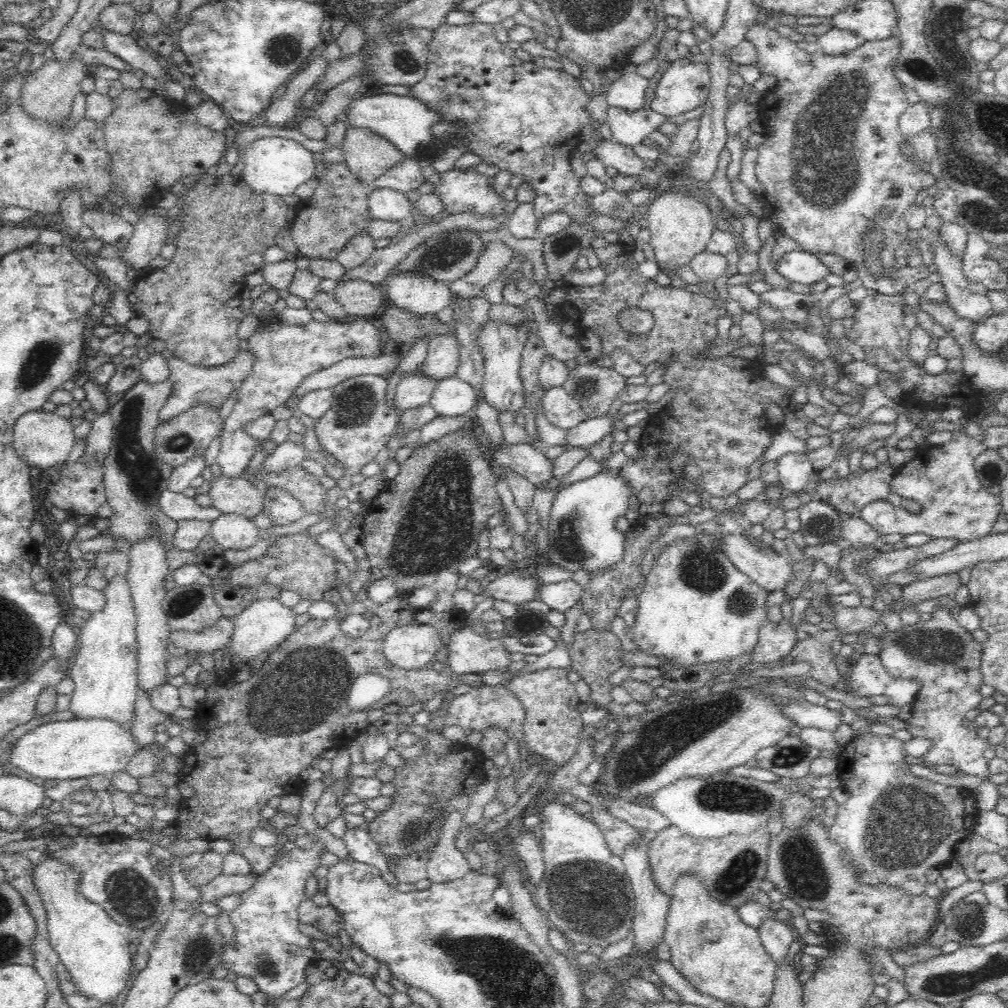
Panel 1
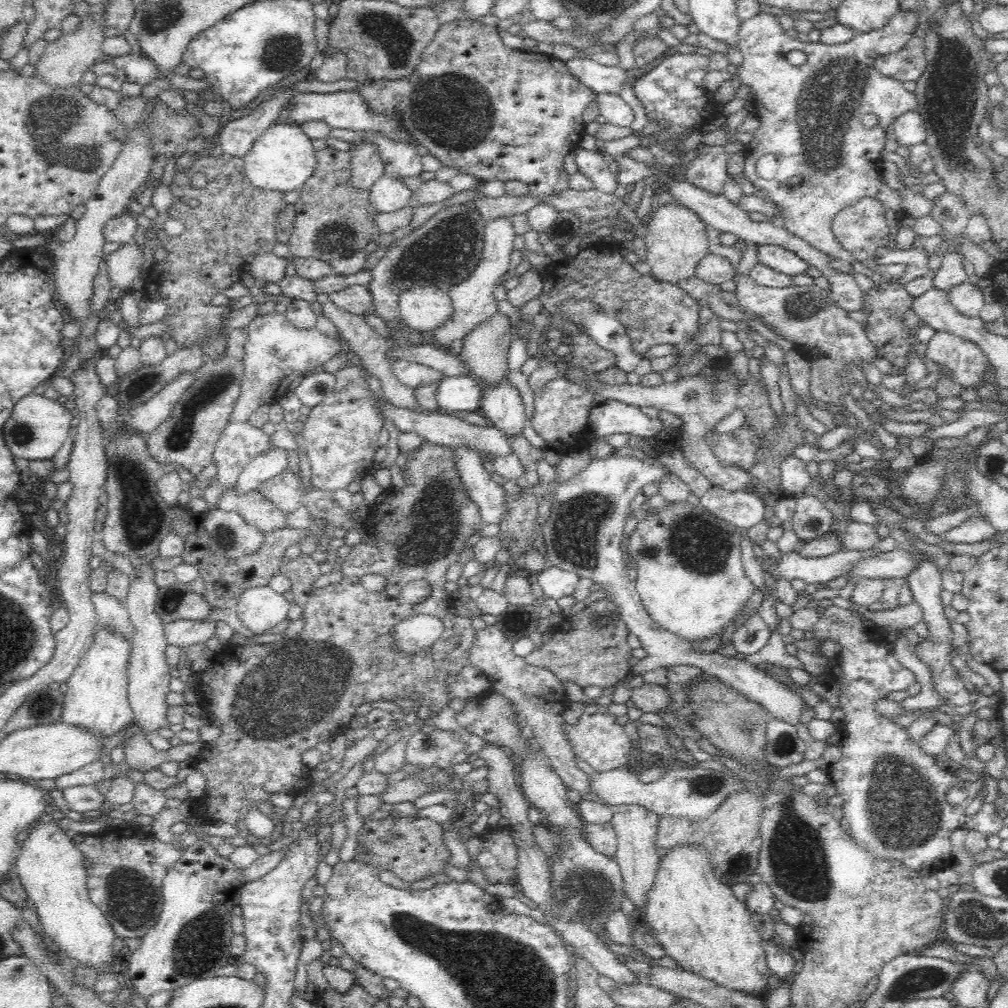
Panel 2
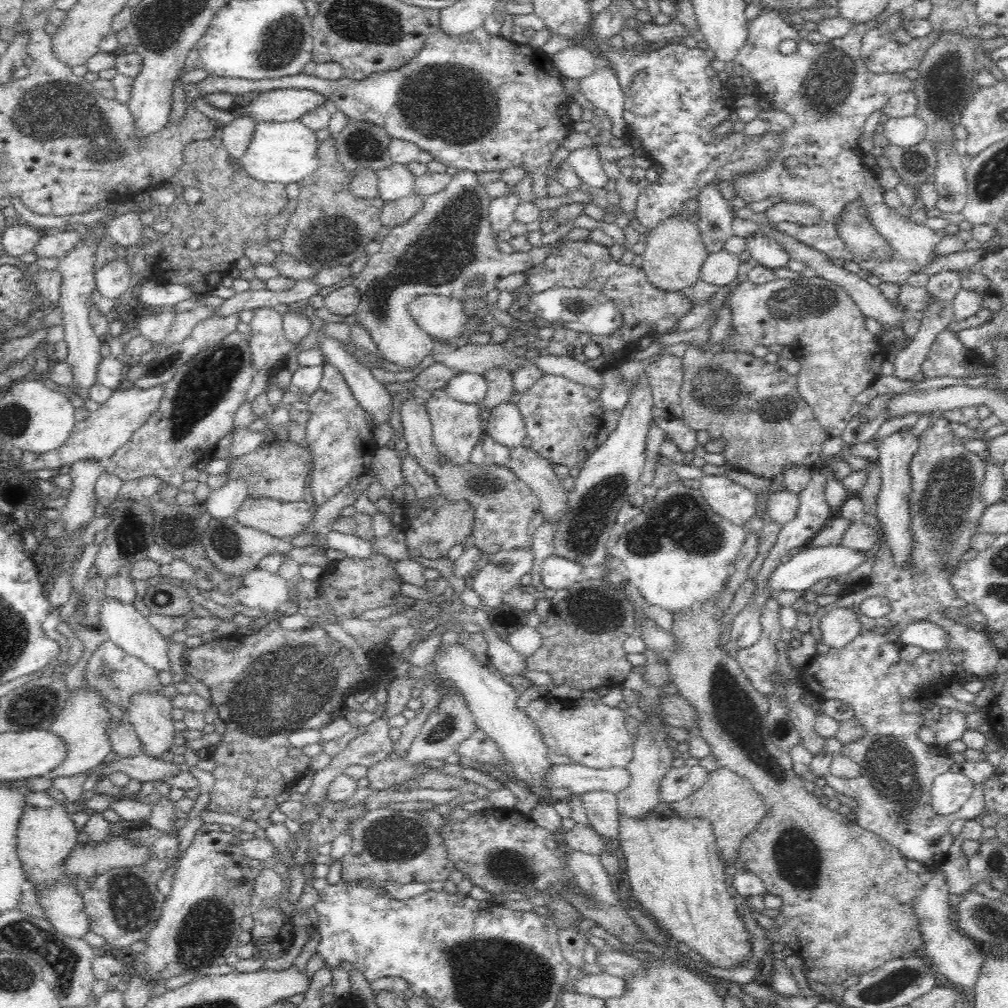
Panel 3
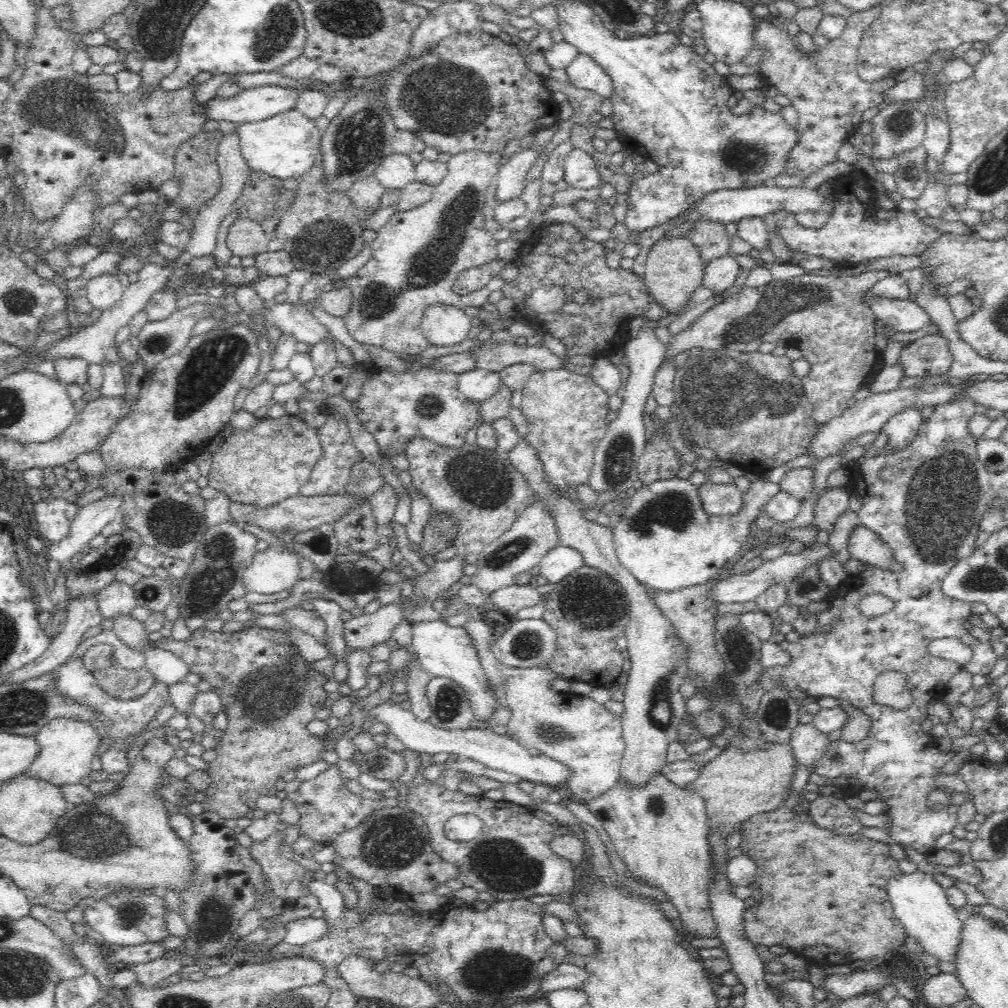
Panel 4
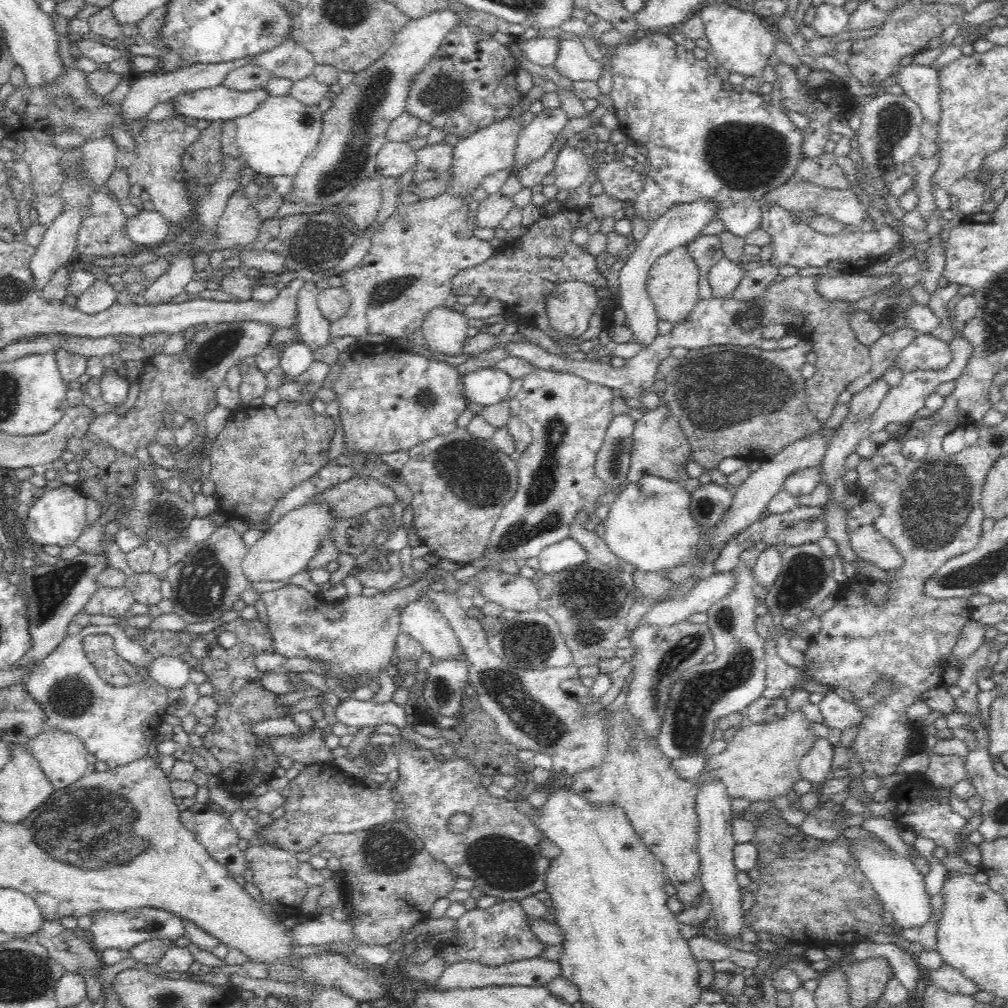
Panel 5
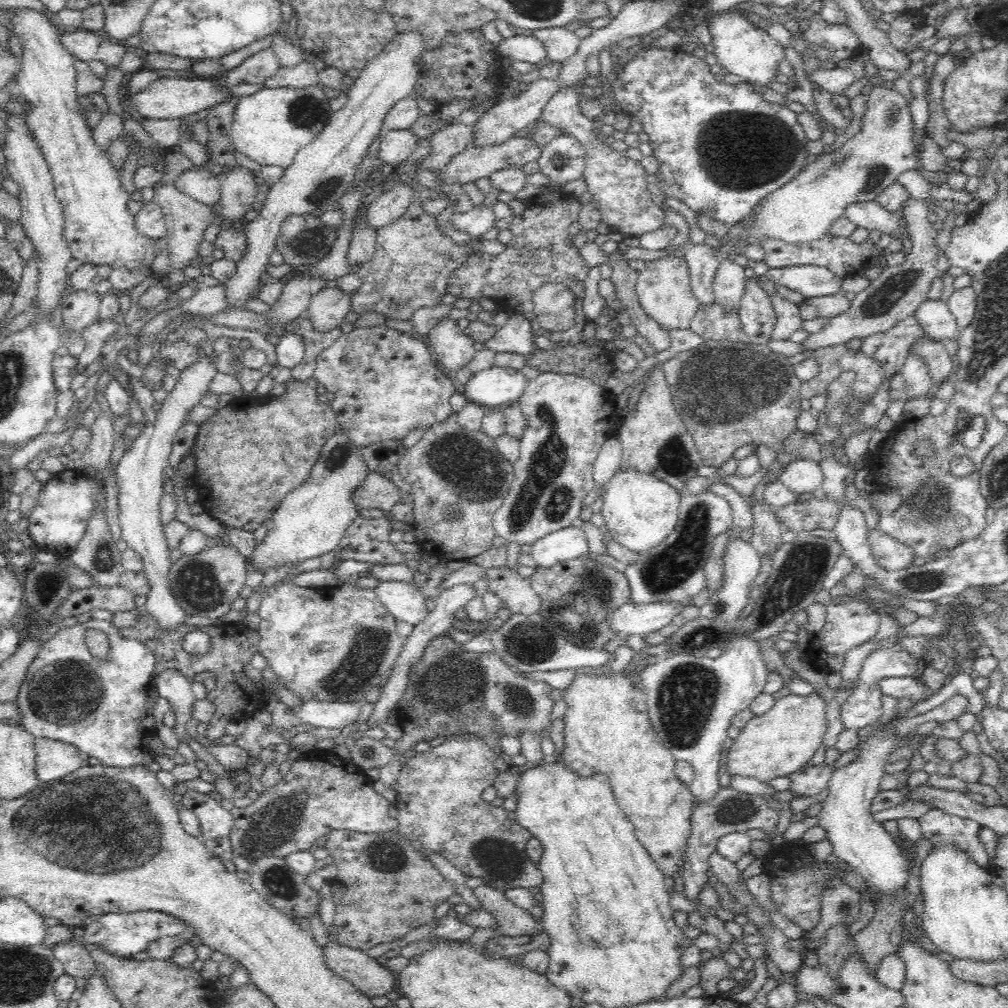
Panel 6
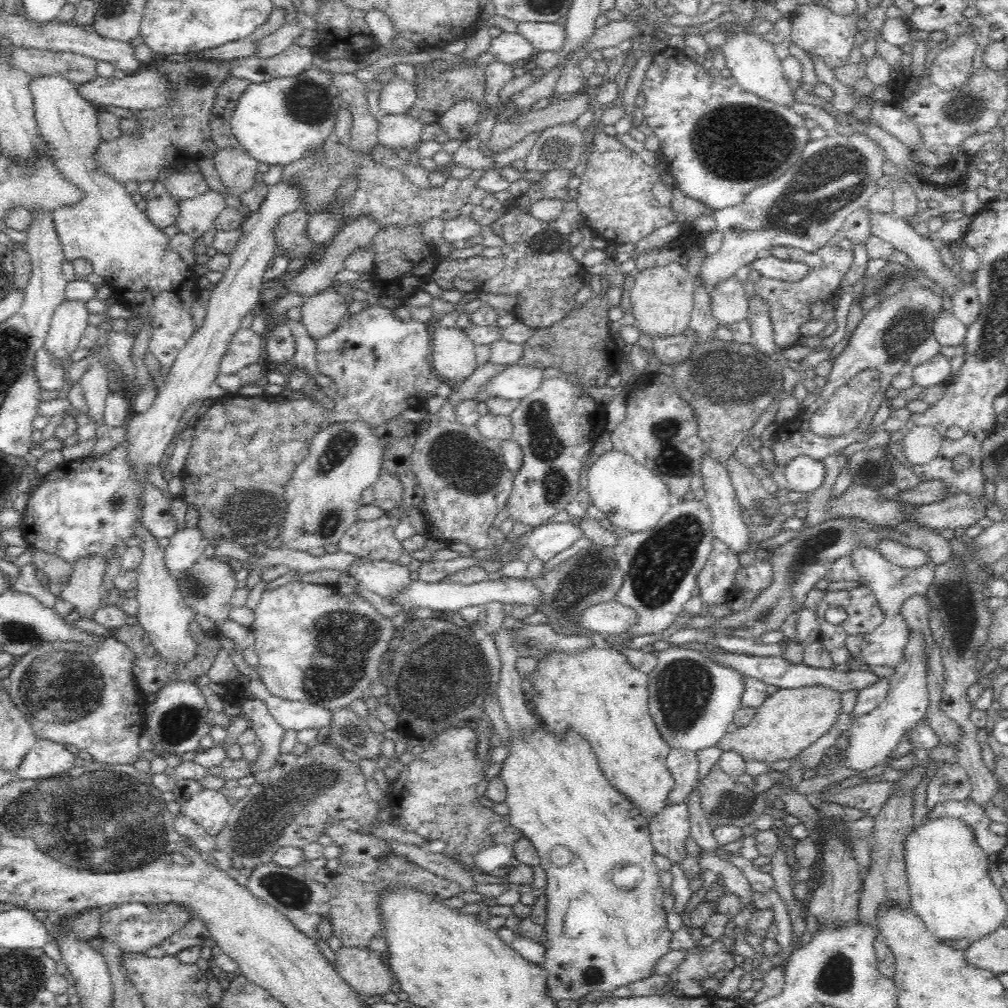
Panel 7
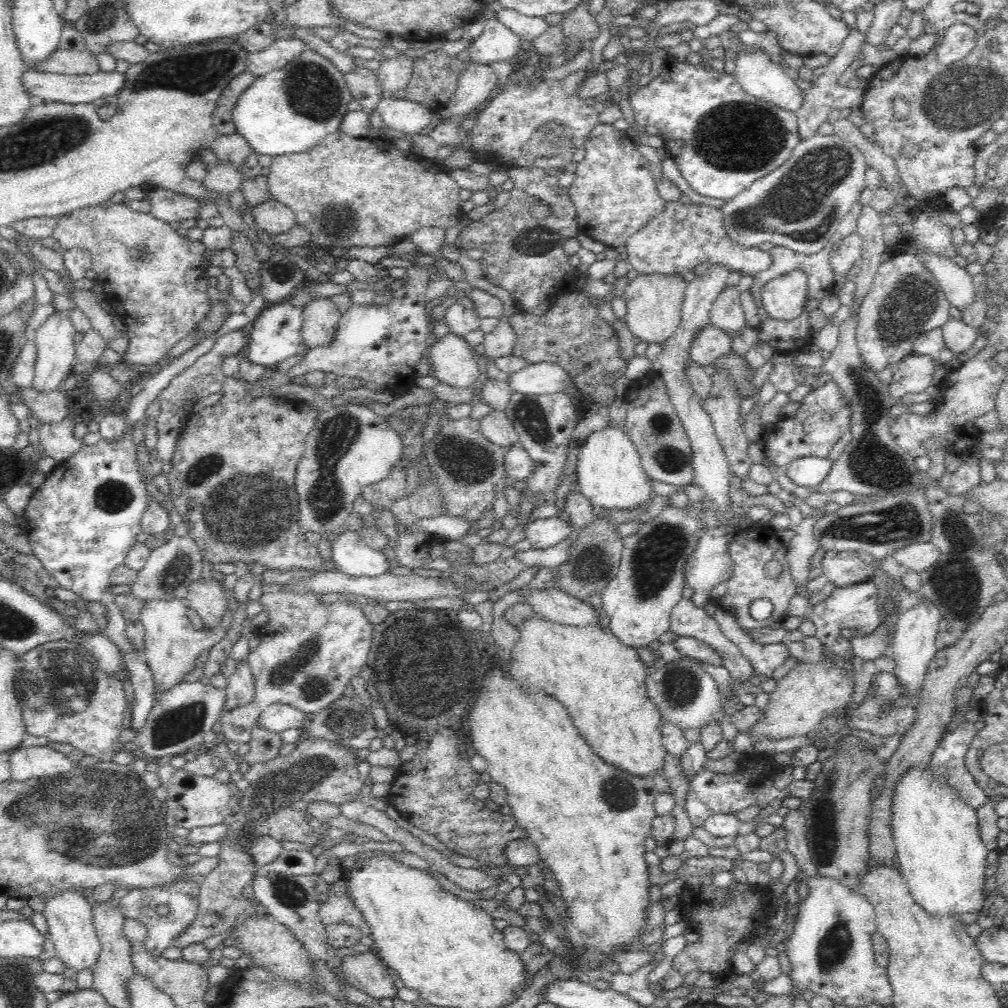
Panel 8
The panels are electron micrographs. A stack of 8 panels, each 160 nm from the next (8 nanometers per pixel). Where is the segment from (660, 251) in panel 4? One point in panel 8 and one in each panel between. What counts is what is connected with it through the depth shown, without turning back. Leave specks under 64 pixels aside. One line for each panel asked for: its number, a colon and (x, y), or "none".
5: (672, 283)
6: (664, 290)
7: (661, 296)
8: (654, 302)

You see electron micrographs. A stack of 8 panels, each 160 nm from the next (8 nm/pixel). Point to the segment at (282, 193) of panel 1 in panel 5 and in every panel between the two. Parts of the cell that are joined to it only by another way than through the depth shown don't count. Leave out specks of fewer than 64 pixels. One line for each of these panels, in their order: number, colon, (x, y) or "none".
2: (282, 159)
3: (282, 153)
4: (286, 146)
5: (275, 140)

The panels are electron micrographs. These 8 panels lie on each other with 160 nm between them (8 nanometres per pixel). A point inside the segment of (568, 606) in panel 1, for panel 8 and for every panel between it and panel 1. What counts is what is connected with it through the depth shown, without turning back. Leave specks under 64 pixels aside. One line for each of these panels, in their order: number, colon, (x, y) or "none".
2: (556, 583)
3: (557, 574)
4: (561, 562)
5: (567, 553)
6: (567, 544)
7: (546, 542)
8: (542, 534)

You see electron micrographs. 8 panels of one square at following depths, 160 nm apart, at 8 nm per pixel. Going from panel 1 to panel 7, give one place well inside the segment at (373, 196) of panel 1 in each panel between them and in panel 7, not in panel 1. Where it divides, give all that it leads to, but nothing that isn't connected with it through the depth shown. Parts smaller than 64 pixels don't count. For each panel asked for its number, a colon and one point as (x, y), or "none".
2: (388, 195)
3: (395, 182)
4: (394, 173)
5: (396, 159)
6: (397, 145)
7: (395, 133)

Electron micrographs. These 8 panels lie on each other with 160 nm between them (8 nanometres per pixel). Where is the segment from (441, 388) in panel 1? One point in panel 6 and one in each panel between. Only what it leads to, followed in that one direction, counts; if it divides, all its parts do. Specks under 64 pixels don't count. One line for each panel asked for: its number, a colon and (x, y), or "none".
2: (463, 393)
3: (467, 388)
4: (476, 385)
5: (485, 387)
6: (488, 388)

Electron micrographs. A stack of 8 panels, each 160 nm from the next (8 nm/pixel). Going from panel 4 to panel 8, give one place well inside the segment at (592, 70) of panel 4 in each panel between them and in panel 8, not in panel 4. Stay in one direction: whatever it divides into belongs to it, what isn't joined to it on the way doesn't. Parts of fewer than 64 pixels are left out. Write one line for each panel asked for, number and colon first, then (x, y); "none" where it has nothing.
5: (574, 63)
6: (561, 44)
7: (544, 36)
8: (528, 29)

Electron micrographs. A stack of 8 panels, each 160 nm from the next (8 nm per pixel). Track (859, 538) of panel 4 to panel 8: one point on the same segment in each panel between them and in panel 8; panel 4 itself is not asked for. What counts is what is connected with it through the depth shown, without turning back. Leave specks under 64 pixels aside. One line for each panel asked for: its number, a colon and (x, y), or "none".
5: (867, 543)
6: (888, 553)
7: (901, 555)
8: (917, 558)

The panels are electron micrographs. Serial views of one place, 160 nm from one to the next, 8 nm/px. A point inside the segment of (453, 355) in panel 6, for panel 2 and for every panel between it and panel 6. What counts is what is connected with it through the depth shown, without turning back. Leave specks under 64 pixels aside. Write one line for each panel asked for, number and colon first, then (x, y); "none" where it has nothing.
2: (424, 308)
3: (442, 317)
4: (442, 324)
5: (444, 330)

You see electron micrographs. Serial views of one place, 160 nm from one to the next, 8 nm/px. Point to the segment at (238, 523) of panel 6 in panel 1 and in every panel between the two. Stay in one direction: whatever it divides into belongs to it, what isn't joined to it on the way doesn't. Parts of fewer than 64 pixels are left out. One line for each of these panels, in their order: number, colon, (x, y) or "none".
1: (281, 509)
2: (283, 490)
3: (278, 471)
4: (271, 462)
5: (263, 453)

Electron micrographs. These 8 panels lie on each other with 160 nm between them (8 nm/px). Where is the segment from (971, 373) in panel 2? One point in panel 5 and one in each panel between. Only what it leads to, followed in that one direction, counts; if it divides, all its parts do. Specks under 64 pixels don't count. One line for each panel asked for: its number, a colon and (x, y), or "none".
3: (947, 356)
4: (931, 356)
5: (926, 352)

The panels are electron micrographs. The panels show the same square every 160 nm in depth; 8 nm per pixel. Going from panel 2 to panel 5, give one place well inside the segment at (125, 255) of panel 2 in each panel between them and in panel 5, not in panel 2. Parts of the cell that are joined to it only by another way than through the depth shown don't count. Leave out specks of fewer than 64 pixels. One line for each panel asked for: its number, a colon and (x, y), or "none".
3: (112, 280)
4: (103, 291)
5: (100, 295)

